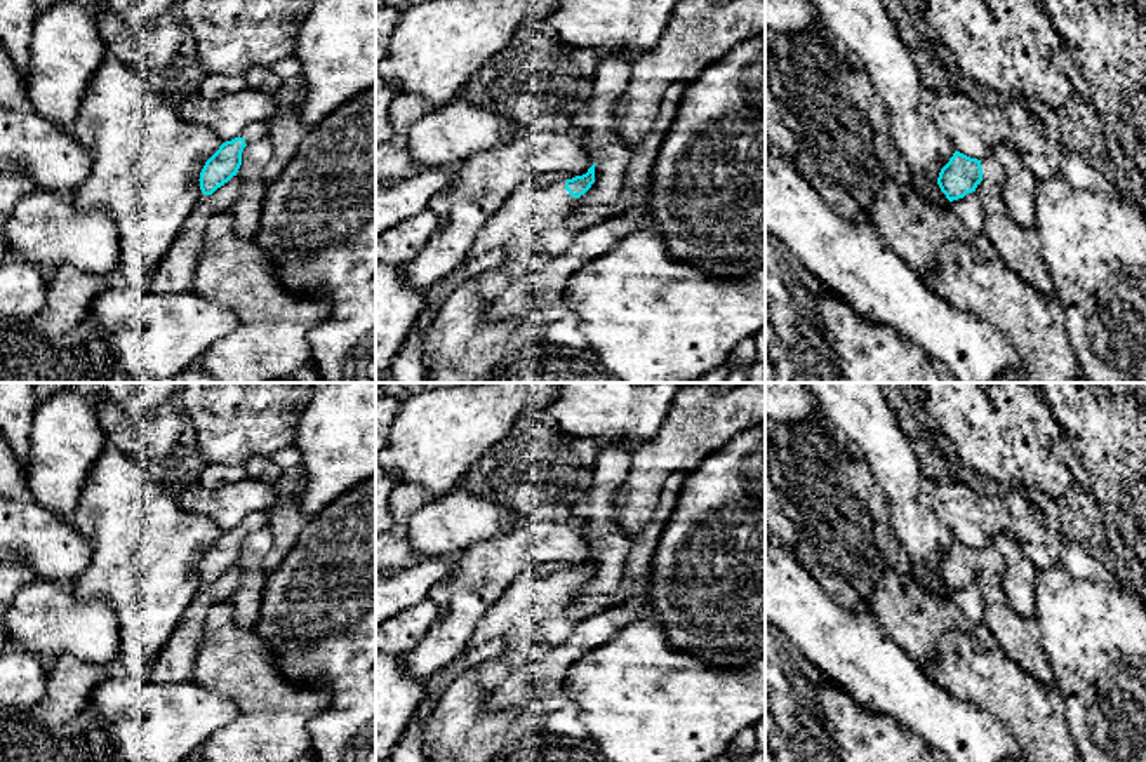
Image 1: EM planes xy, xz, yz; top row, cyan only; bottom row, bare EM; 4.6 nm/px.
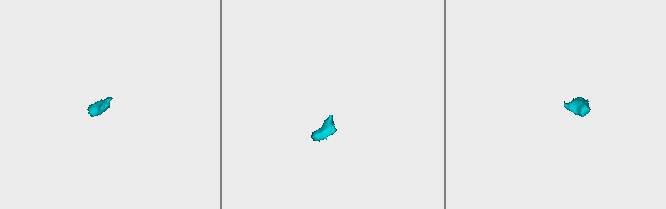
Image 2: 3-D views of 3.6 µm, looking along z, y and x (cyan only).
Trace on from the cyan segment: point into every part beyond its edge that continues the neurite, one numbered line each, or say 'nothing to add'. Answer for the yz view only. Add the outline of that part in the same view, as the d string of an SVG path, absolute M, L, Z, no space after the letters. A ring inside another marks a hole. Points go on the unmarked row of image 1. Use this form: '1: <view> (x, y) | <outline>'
1: yz (992, 559) | M981 550L983 569L991 571L995 576L1002 578L1005 572L1005 560L996 550Z

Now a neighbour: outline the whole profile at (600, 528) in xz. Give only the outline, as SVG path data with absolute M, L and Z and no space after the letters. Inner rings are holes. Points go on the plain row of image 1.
M626 440L603 445L595 461L591 487L570 508L583 522L581 532L595 553L595 572L576 588L576 597L610 593L623 579L633 536L617 520L614 496L630 473L633 452Z

